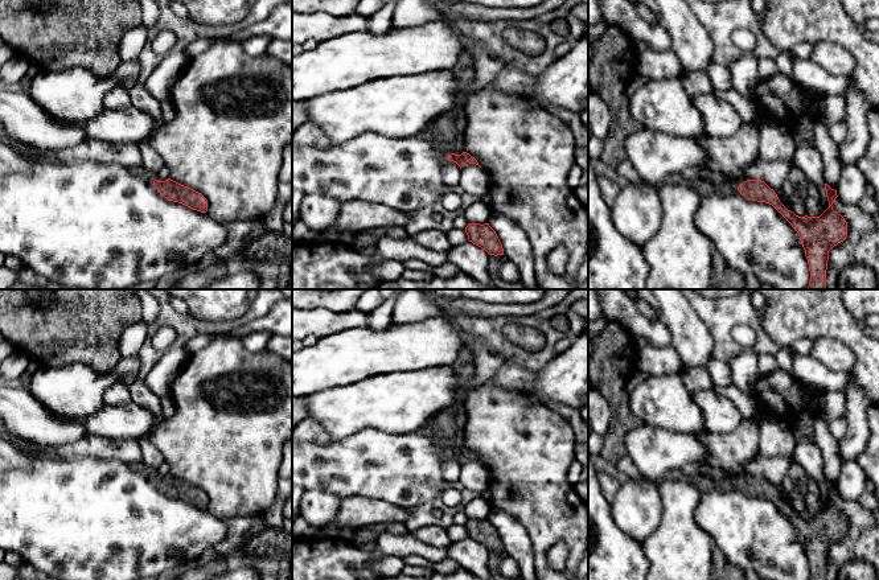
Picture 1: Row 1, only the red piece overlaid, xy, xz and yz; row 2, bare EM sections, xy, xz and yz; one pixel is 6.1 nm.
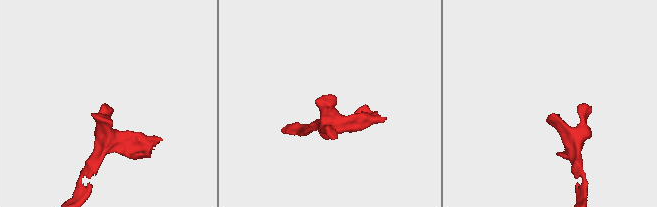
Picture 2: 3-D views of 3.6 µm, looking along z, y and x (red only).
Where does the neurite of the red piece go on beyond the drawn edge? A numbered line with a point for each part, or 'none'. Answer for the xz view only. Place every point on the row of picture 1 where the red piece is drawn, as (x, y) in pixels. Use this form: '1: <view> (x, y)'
1: xz (442, 131)

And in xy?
1: xy (140, 172)

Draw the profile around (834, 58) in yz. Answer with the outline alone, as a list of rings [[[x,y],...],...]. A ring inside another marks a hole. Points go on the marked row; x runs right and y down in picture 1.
[[[830,41],[814,44],[810,59],[833,75],[853,77],[855,57],[843,46]]]

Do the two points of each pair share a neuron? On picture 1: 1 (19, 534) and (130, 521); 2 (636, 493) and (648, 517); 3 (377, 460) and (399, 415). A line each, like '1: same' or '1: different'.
1: same
2: same
3: different

